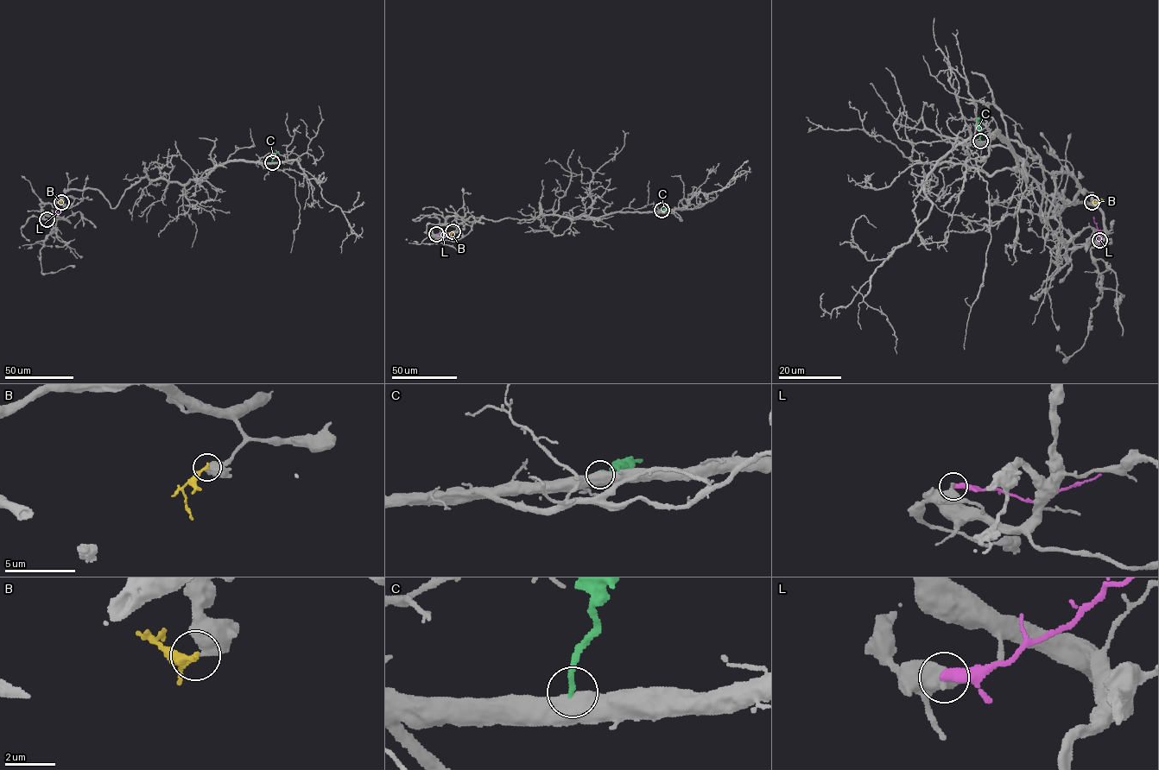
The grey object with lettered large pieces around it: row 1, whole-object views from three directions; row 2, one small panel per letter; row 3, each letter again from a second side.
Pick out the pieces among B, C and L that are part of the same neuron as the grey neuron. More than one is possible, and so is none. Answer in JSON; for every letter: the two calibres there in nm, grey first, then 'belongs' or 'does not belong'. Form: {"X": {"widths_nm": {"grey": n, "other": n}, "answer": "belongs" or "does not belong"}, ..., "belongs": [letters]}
{"B": {"widths_nm": {"grey": 550, "other": 240}, "answer": "does not belong"}, "C": {"widths_nm": {"grey": 750, "other": 200}, "answer": "does not belong"}, "L": {"widths_nm": {"grey": 480, "other": 420}, "answer": "does not belong"}, "belongs": []}

